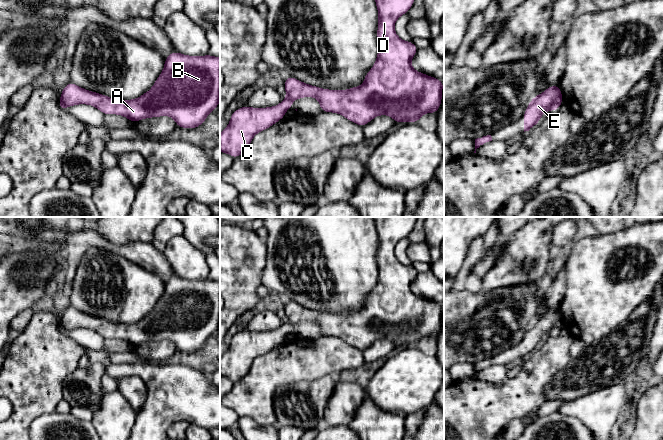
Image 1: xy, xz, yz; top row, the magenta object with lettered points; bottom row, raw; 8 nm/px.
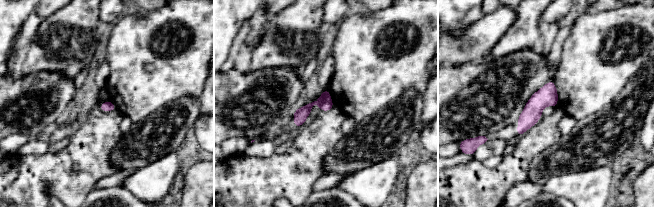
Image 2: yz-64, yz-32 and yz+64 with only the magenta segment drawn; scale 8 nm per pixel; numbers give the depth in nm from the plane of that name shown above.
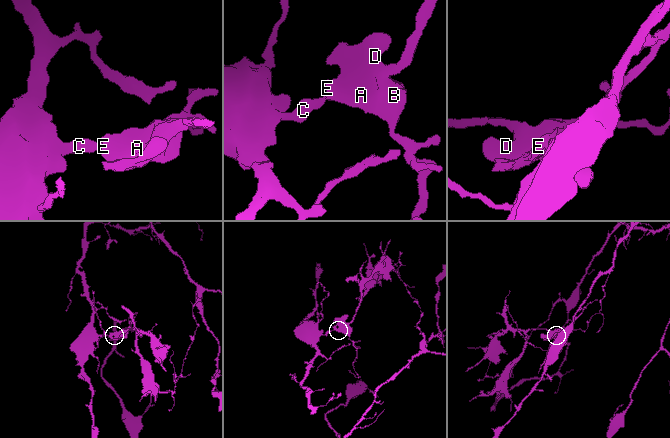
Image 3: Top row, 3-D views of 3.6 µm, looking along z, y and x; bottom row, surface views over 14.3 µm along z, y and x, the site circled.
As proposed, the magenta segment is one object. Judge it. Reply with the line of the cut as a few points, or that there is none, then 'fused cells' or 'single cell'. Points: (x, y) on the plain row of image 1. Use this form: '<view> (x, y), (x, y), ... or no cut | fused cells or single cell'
xz (286, 321), (290, 324) | fused cells

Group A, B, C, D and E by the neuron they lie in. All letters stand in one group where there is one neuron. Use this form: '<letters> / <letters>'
A B D E / C

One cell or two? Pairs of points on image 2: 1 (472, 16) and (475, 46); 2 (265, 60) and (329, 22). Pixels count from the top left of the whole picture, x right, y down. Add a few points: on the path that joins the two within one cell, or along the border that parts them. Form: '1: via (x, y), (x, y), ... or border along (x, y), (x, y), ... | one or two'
1: border along (481, 16), (463, 29), (459, 27) | two
2: border along (322, 10), (322, 22), (326, 29) | two

